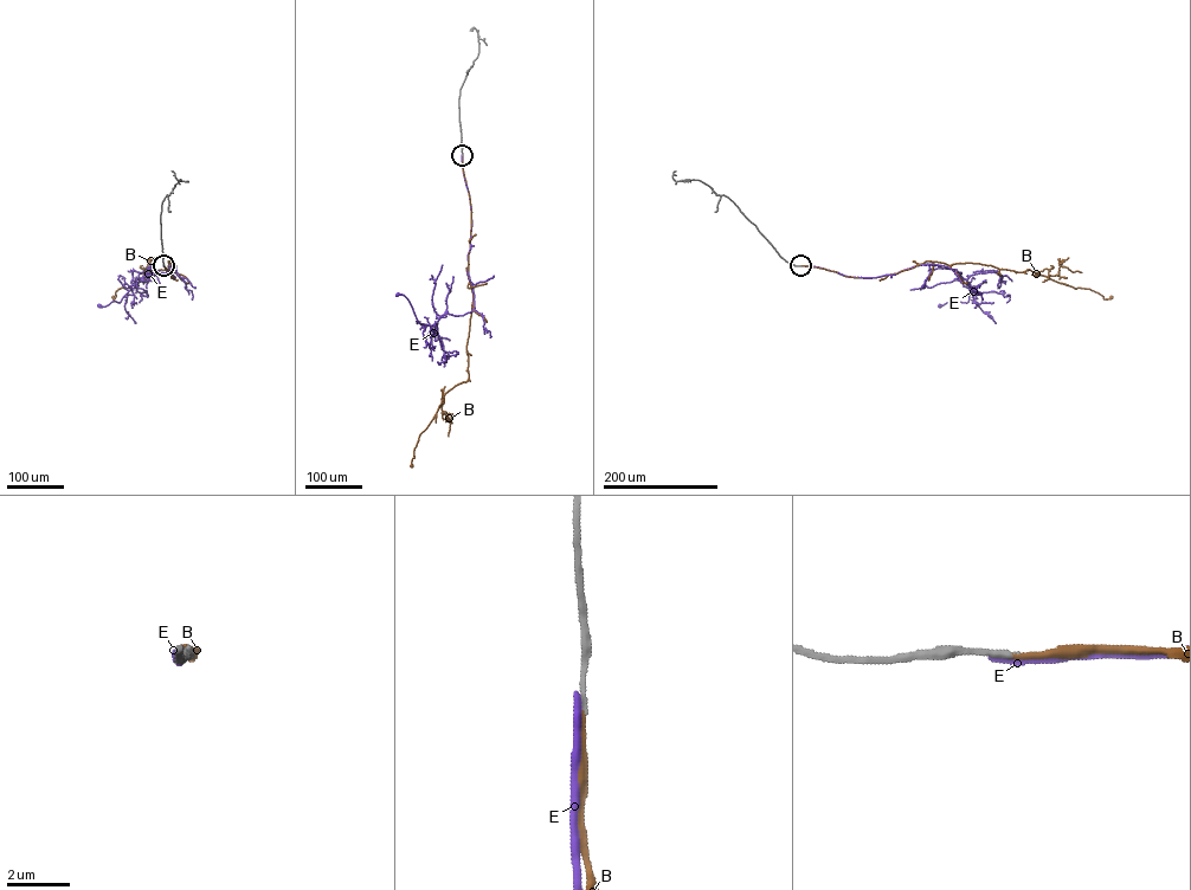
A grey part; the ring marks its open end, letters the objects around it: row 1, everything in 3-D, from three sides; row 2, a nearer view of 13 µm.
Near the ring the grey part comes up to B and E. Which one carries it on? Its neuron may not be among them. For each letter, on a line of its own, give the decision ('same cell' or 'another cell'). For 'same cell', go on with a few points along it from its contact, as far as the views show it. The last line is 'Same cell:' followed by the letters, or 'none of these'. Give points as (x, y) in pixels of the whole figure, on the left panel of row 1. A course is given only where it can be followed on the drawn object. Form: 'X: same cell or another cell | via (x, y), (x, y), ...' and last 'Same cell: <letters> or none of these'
B: same cell | via (163, 265), (173, 278), (171, 260), (174, 263), (168, 265), (169, 272), (149, 272), (118, 289), (113, 297)
E: another cell
Same cell: B

